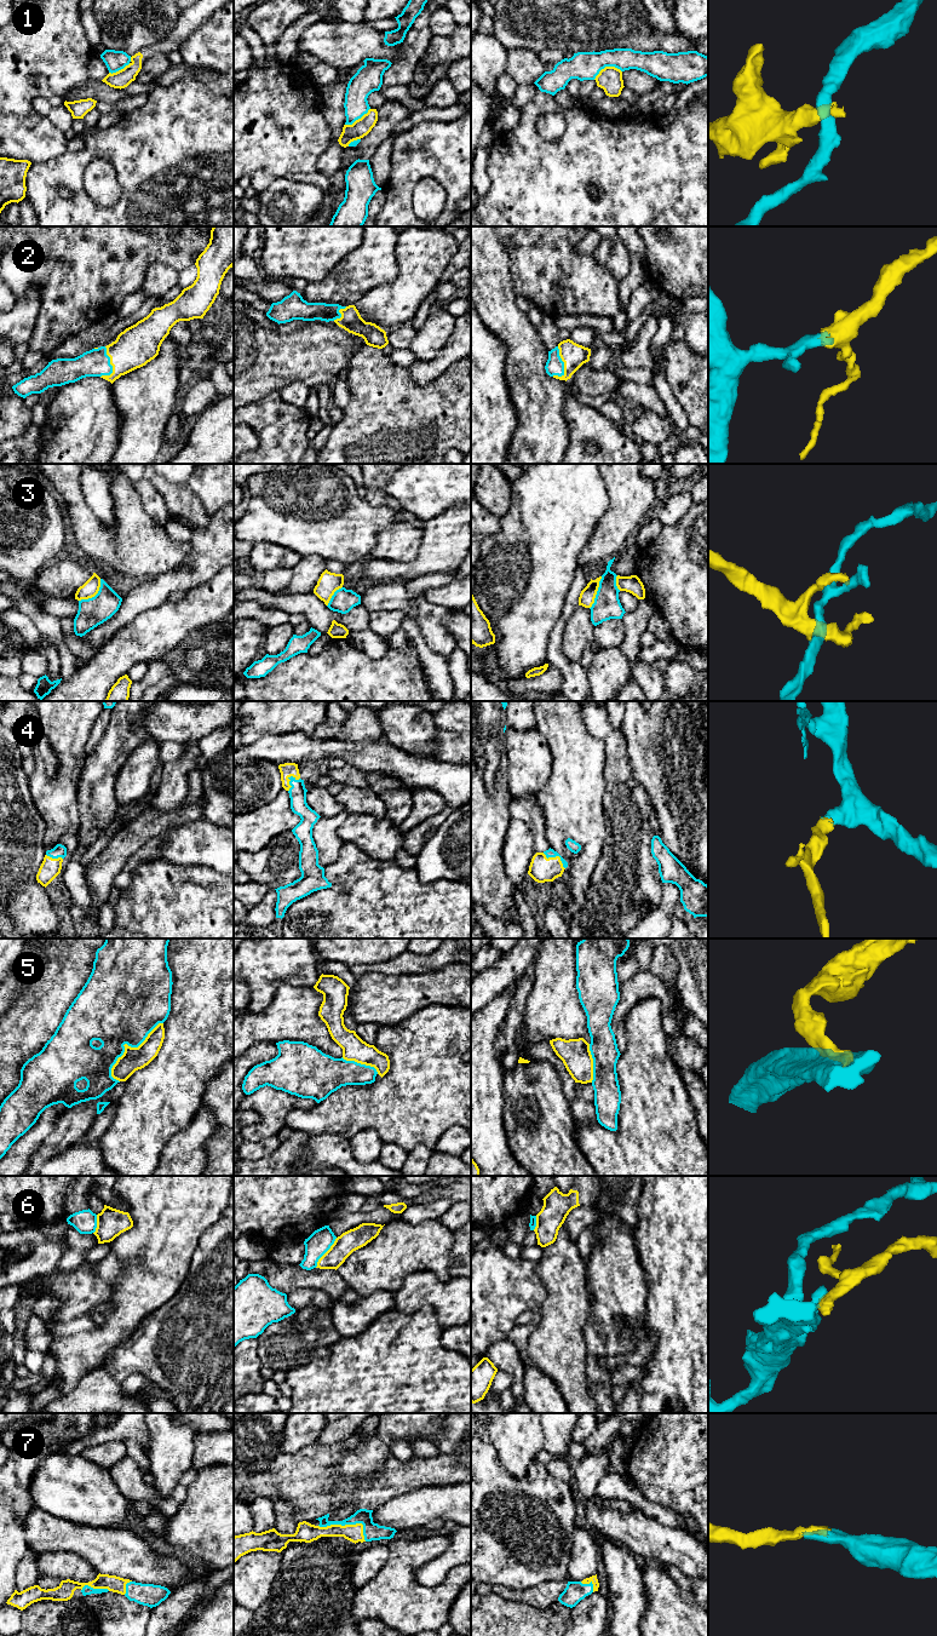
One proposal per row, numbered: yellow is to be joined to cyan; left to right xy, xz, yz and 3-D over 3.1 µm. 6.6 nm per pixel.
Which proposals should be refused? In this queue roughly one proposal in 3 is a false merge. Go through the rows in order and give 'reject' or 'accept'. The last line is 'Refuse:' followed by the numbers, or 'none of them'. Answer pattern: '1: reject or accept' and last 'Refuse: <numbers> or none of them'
1: reject
2: accept
3: reject
4: accept
5: reject
6: reject
7: accept
Refuse: 1, 3, 5, 6

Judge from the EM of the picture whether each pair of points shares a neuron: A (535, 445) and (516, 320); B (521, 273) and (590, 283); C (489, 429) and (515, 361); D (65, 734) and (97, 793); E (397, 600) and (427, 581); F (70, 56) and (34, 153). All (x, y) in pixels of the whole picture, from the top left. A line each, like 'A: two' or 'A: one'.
A: one
B: one
C: two
D: two
E: two
F: one

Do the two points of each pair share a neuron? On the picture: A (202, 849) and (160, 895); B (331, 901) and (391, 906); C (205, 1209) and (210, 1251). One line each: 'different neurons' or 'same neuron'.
A: different neurons
B: same neuron
C: different neurons

